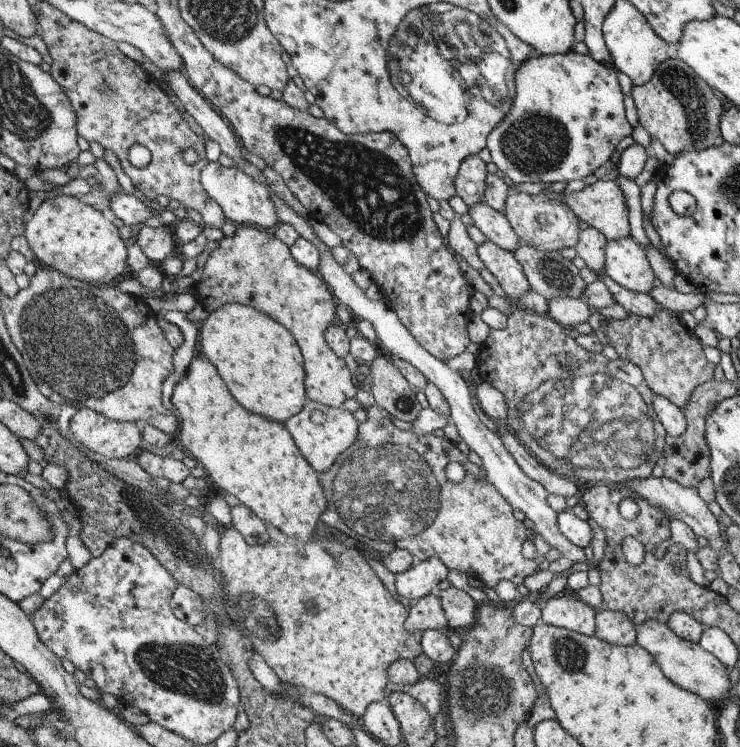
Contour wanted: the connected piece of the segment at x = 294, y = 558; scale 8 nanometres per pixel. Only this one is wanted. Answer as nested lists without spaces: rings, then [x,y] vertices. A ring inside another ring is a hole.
[[[228,526],[221,528],[221,540],[219,545],[218,562],[220,570],[224,576],[225,586],[225,614],[237,622],[238,628],[252,640],[255,648],[254,652],[260,654],[266,661],[266,664],[274,670],[278,678],[288,684],[296,687],[302,687],[304,691],[310,690],[312,693],[324,695],[329,699],[335,700],[336,704],[344,711],[351,713],[354,718],[360,718],[364,711],[373,702],[386,700],[385,686],[389,681],[388,667],[398,659],[414,659],[423,652],[421,647],[421,630],[406,630],[405,620],[408,618],[409,609],[402,605],[402,602],[394,599],[392,594],[384,587],[375,571],[368,565],[368,562],[362,554],[355,548],[348,548],[340,541],[328,540],[326,537],[316,536],[312,541],[300,542],[296,537],[276,538],[261,545],[252,546],[234,527]]]

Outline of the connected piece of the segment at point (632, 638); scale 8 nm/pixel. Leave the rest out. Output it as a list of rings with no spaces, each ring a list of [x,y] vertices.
[[[597,610],[595,636],[613,645],[633,645],[637,642],[635,624],[625,612]]]

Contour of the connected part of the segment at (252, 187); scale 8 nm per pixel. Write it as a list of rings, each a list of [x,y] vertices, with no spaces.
[[[210,161],[203,169],[200,182],[206,188],[207,194],[223,208],[228,222],[236,226],[248,225],[267,231],[271,231],[279,224],[278,214],[276,214],[274,202],[270,198],[268,186],[246,176],[240,168],[224,168],[218,162]]]

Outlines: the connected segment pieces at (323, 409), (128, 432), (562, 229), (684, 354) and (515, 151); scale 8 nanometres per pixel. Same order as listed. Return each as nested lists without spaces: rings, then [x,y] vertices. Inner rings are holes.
[[[310,399],[296,416],[286,420],[285,426],[291,431],[300,454],[321,473],[326,472],[336,462],[336,458],[356,442],[358,436],[358,422],[348,410],[343,407],[330,408]]]
[[[82,408],[70,420],[70,437],[81,447],[101,454],[106,459],[134,456],[142,442],[134,422],[118,422],[91,408]]]
[[[510,192],[506,206],[505,216],[512,229],[525,244],[544,252],[562,252],[564,249],[575,248],[580,236],[580,220],[570,210],[570,206],[556,198],[548,198],[546,194],[526,194]]]
[[[660,309],[650,318],[639,317],[630,313],[630,316],[624,318],[624,320],[604,320],[601,336],[606,343],[616,349],[620,358],[624,361],[633,362],[634,365],[639,367],[642,376],[645,378],[645,384],[649,386],[653,393],[665,396],[680,409],[688,402],[692,391],[698,385],[714,379],[716,365],[710,363],[704,356],[704,345],[701,344],[702,342],[695,334],[680,323],[678,315],[670,309]]]
[[[575,50],[566,54],[531,56],[514,74],[516,98],[500,124],[488,134],[487,148],[492,157],[492,168],[499,169],[506,178],[518,183],[566,184],[583,180],[600,166],[608,164],[620,140],[633,132],[625,116],[624,98],[618,82],[617,70],[600,64],[589,55]]]

